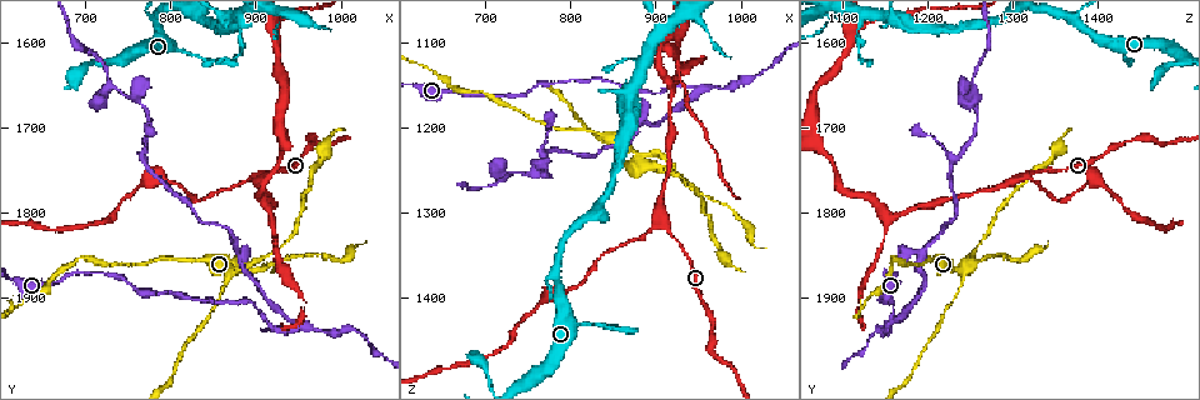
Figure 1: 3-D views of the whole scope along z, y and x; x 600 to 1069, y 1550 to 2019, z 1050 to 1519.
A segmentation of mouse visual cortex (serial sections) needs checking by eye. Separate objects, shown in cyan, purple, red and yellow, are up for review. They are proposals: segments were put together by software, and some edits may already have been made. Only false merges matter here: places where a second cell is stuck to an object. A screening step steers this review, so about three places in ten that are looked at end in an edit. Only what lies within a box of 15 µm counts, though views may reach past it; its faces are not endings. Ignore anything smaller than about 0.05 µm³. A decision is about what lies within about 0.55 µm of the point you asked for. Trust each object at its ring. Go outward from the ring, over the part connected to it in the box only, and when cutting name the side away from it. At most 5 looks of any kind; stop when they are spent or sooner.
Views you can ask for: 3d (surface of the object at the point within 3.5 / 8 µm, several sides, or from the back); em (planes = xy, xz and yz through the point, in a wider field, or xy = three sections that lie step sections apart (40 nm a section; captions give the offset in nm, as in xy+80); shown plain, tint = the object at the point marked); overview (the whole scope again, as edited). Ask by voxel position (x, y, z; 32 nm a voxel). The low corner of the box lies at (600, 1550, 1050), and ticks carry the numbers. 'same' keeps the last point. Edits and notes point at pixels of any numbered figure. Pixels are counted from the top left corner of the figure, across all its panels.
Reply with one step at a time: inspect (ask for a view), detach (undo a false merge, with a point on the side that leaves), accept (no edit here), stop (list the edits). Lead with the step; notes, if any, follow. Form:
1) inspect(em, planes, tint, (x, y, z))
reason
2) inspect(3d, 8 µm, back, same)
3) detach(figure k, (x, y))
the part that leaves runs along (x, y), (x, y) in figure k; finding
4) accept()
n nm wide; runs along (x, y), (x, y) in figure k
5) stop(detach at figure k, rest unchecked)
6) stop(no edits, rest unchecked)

inspect(3d, 3.5 µm, (910, 1750, 1315))
sudden change in width

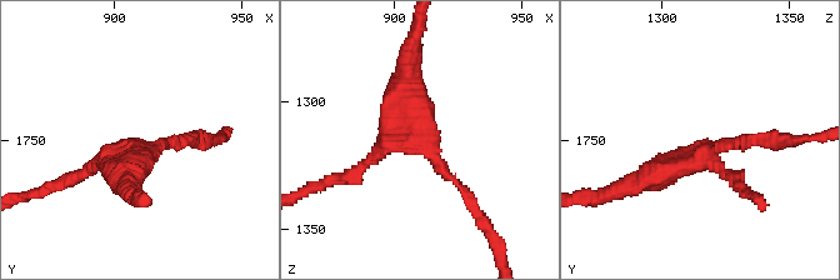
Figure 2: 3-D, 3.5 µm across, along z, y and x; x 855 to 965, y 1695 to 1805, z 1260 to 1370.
accept()
3 arms; runs along (473, 201), (419, 141), (408, 70) in figure 2; continuous, no second cell

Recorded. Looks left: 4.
inspect(3d, 3.5 µm, (950, 1930, 1155))
thin neck

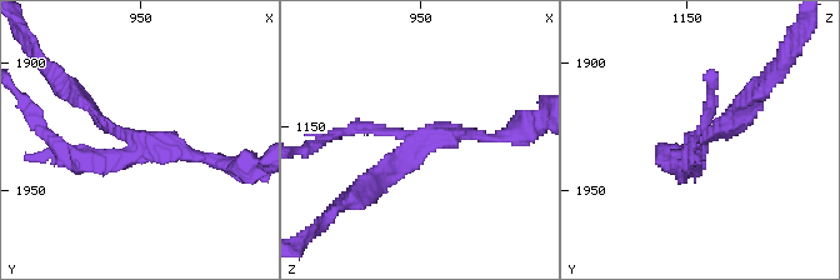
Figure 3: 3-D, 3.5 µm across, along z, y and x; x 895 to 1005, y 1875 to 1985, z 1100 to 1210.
inspect(em, xy, step 2, tint, (949, 1933, 1153))
3 arms; arms of 150, 150, 150 nm; need the tissue

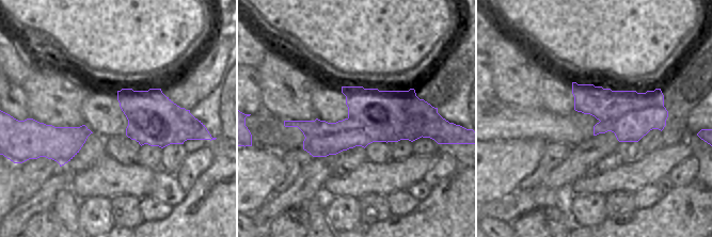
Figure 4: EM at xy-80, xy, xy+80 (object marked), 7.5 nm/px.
detach(figure 3, (395, 175))
border along (348, 117), (392, 127) in figure 4; a second cell is stuck on

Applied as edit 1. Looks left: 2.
stop(detach at figure 3, rest unchecked)

